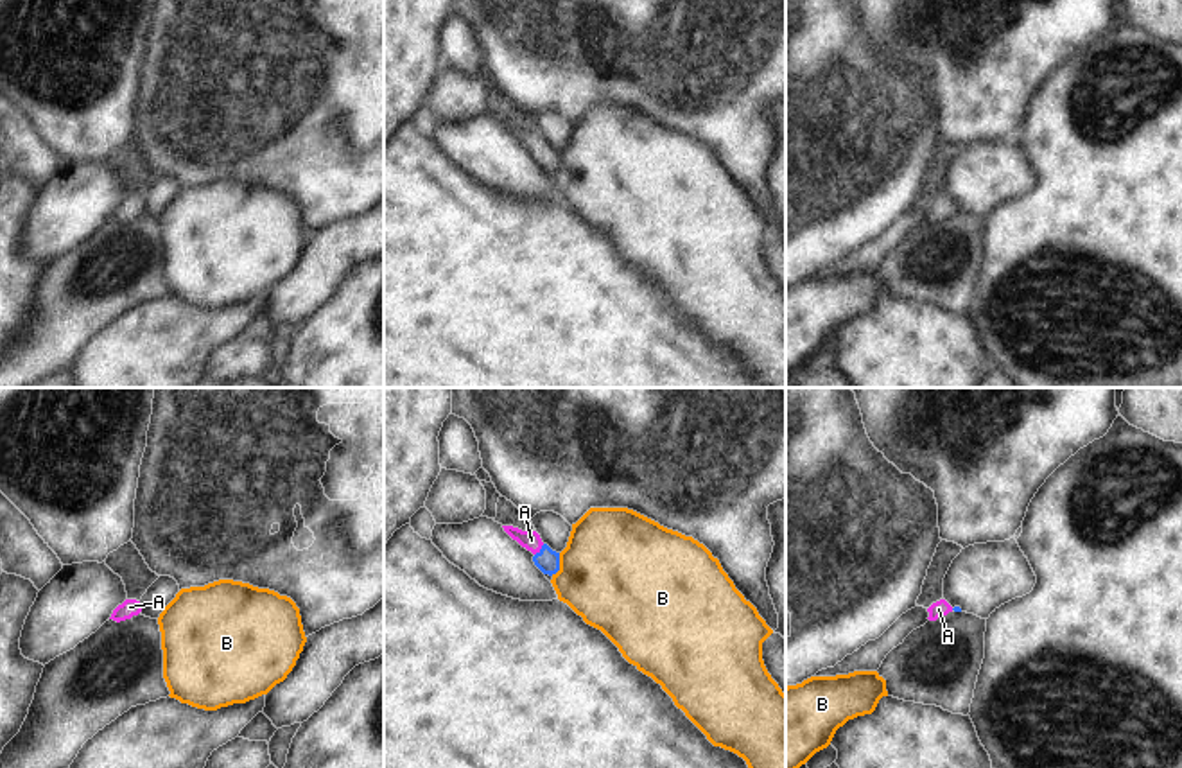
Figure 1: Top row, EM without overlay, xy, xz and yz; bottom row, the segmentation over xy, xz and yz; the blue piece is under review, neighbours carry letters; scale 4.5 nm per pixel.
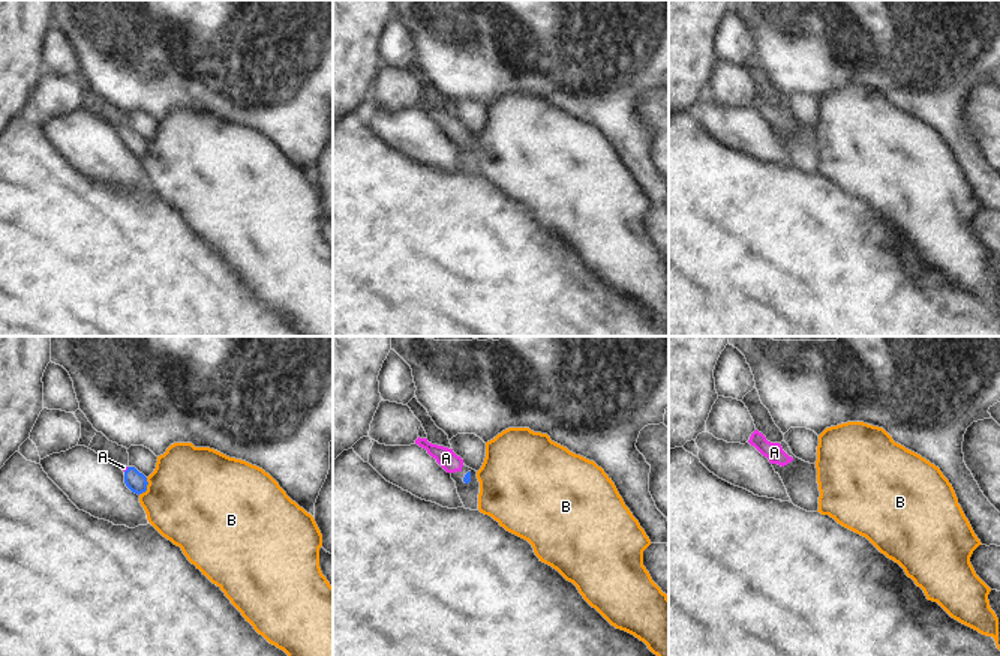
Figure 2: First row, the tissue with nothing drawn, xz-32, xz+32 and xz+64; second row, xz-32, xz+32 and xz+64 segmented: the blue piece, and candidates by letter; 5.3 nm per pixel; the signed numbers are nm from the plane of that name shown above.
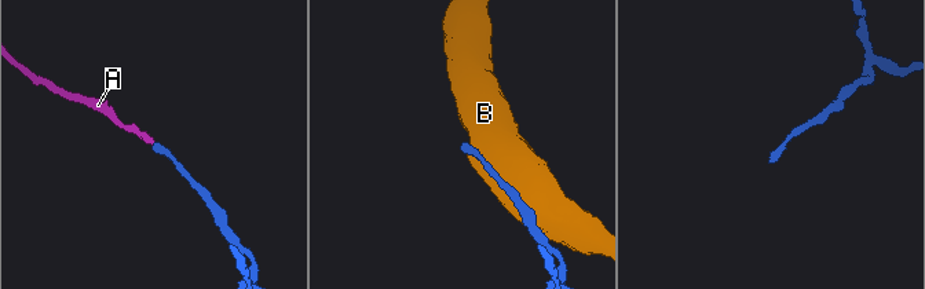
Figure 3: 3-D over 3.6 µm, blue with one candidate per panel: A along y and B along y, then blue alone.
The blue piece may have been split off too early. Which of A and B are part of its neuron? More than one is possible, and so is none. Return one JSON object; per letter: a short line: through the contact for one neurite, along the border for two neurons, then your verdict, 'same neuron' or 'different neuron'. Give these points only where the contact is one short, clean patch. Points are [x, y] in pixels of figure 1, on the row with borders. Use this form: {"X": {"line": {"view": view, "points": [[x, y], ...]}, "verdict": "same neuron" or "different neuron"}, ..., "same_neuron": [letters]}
{"A": {"line": {"view": "xz", "points": [[547, 560], [540, 549], [531, 541]]}, "verdict": "same neuron"}, "B": {"line": {"view": "xz", "points": [[560, 553], [560, 567], [551, 575]]}, "verdict": "different neuron"}, "same_neuron": ["A"]}

